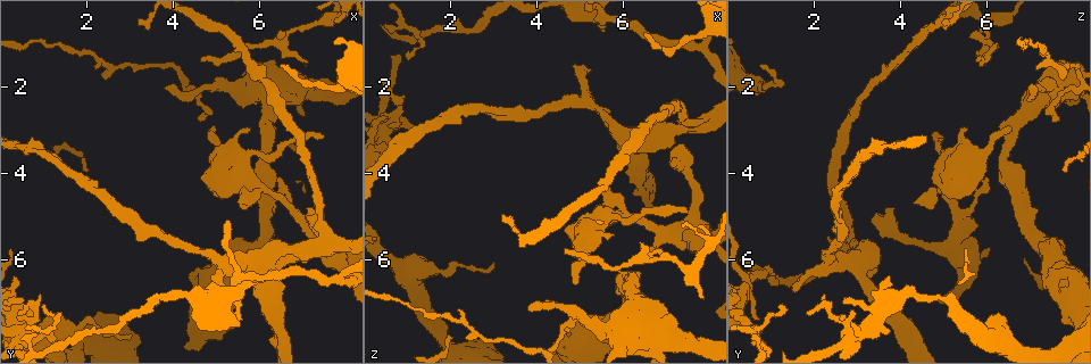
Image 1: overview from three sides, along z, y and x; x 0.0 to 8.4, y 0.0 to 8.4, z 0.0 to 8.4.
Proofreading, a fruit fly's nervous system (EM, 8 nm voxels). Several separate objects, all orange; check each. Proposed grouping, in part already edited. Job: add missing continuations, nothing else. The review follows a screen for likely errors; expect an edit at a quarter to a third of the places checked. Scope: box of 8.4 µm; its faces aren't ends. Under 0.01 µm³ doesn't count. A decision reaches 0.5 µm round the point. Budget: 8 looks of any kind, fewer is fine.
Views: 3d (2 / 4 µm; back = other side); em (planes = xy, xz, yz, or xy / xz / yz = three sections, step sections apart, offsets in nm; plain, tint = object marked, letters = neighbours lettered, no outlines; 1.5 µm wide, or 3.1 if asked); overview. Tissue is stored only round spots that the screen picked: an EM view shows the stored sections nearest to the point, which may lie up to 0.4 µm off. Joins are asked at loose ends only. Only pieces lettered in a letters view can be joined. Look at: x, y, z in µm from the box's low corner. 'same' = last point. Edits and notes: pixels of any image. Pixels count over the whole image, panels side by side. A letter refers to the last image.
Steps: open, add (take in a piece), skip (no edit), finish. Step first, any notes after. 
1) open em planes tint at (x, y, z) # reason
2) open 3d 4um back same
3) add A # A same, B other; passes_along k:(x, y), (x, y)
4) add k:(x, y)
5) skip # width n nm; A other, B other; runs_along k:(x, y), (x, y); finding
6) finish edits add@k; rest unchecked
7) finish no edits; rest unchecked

open em planes letters at (6.50, 1.55, 0.80) # end of a long branch

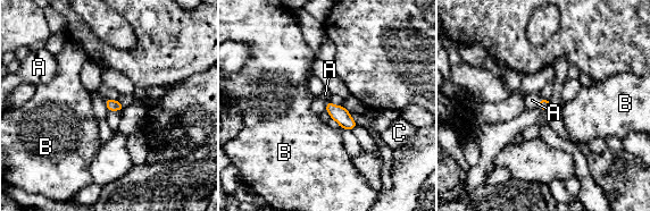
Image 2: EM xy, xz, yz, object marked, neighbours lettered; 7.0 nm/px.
add A # A same, B other, C other; passes_along 2:(544, 104), (539, 103), (532, 100); it goes on there

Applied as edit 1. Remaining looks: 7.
open 3d 2um at (7.20, 4.85, 3.80) # free end

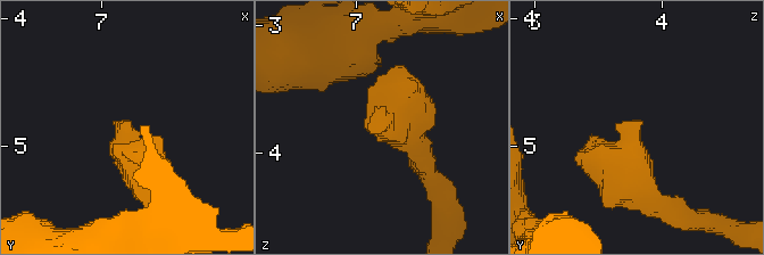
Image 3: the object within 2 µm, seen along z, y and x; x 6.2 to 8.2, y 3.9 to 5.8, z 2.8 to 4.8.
open em xy step 4 letters at (7.20, 4.82, 3.86)

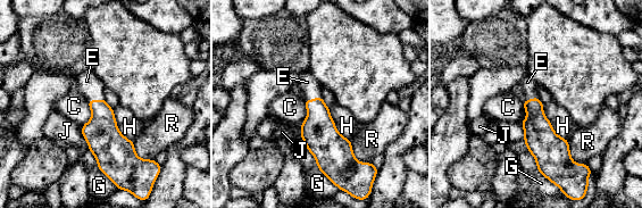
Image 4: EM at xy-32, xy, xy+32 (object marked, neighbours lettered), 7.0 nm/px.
open em planes letters same

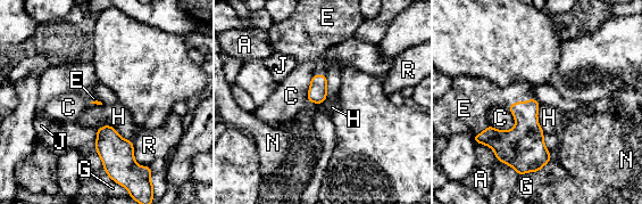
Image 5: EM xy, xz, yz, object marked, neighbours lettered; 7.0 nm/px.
add E # A other, C other, E same, G other, H other, J other, N other, R other; the neuron continues

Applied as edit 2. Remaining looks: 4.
open 3d 2um at (0.95, 7.00, 1.30) # tapers out

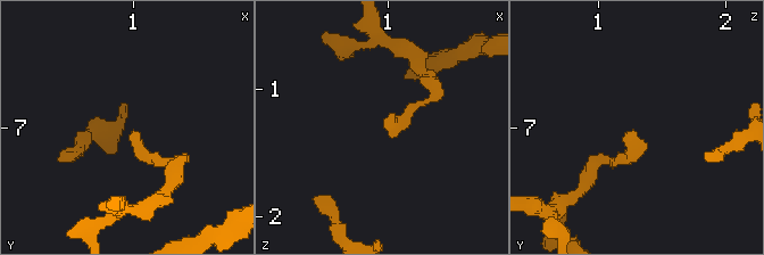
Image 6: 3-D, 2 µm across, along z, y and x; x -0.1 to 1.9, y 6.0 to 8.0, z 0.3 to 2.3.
open em planes letters at (1.00, 7.02, 1.28) # need the tissue

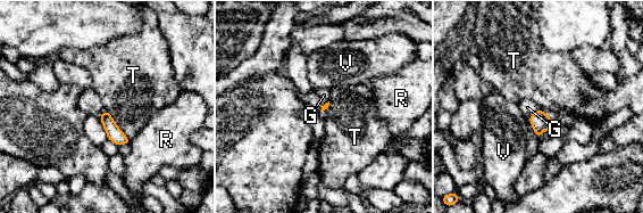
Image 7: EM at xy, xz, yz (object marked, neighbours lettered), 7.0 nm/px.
skip # G other, R other, T other, V other; border 7:(105, 109), (130, 140); no lettered piece goes on from it

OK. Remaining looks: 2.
finish edits add@2, add@5; rest unchecked

